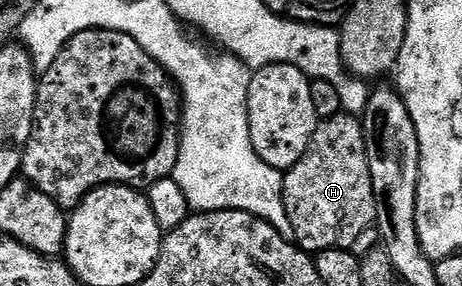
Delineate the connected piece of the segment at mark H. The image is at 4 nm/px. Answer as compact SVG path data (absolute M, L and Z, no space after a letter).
M345 112L336 118L319 121L316 132L308 144L308 152L282 179L282 199L292 224L293 241L307 254L316 256L322 250L349 250L360 234L375 225L378 205L372 184L372 172L366 159L366 134L357 117Z

